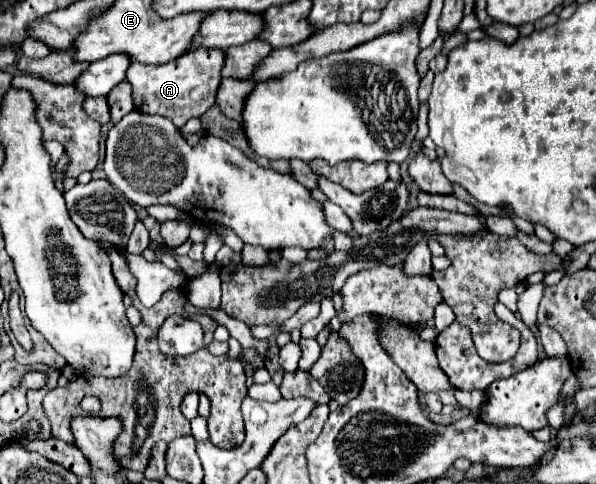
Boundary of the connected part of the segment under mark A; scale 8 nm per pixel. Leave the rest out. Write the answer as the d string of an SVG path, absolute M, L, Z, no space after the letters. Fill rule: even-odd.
M191 48L177 60L167 64L131 64L127 70L127 80L133 88L135 108L147 114L161 114L173 120L175 126L183 126L189 118L205 114L215 104L215 94L219 86L219 72L223 68L223 50Z

